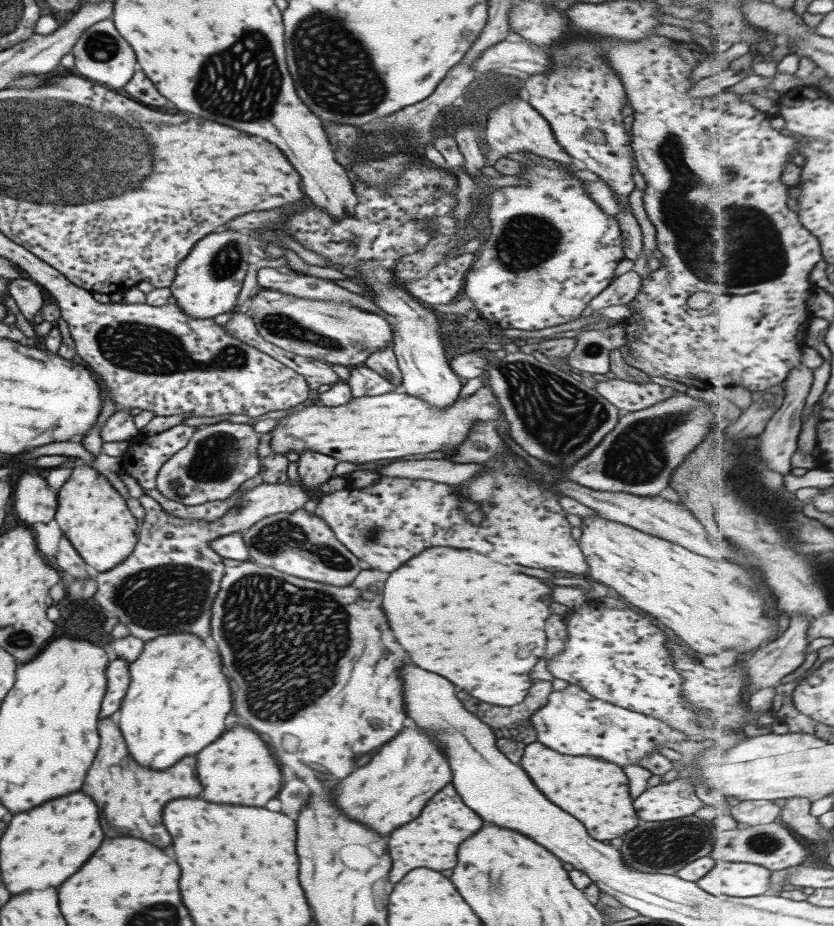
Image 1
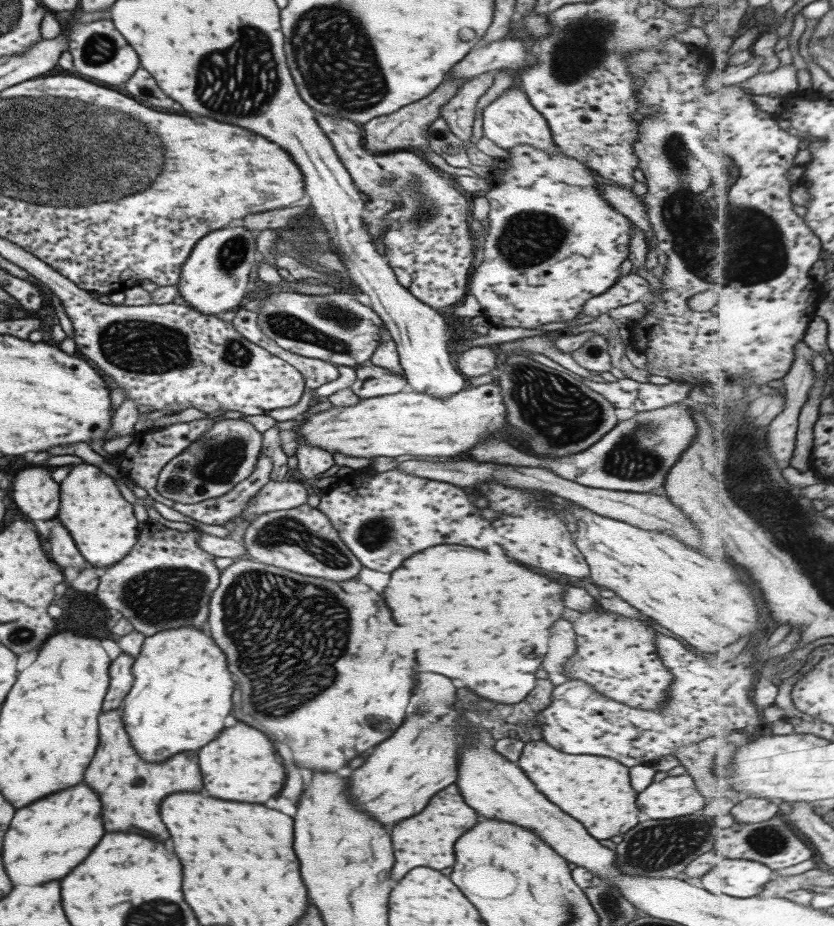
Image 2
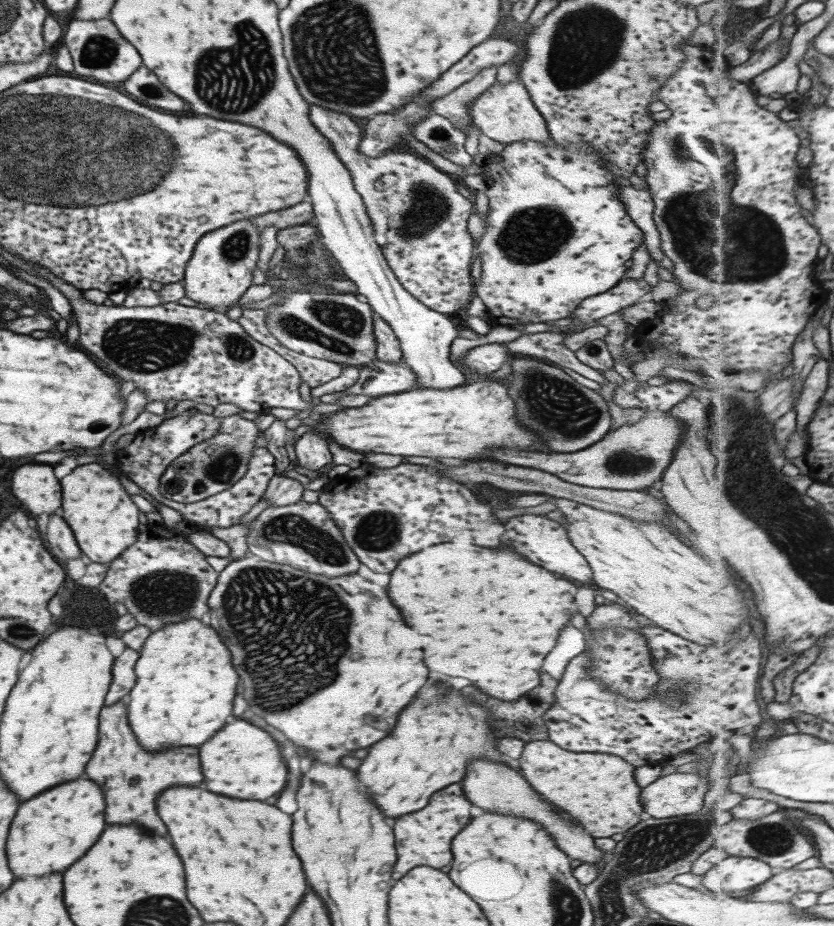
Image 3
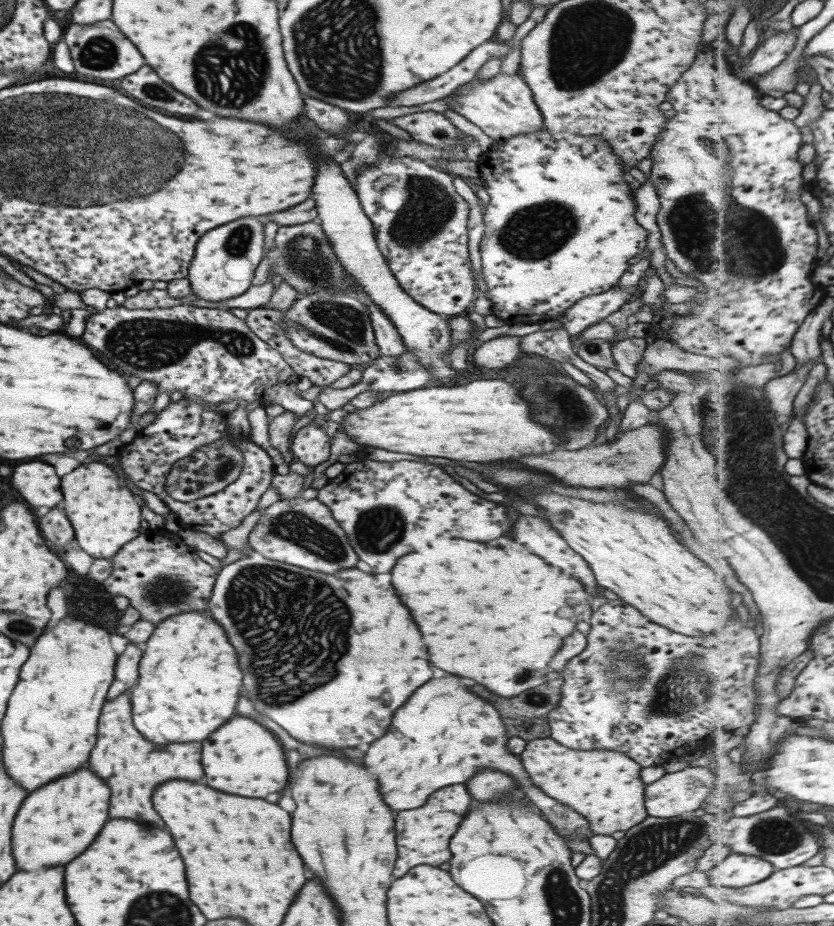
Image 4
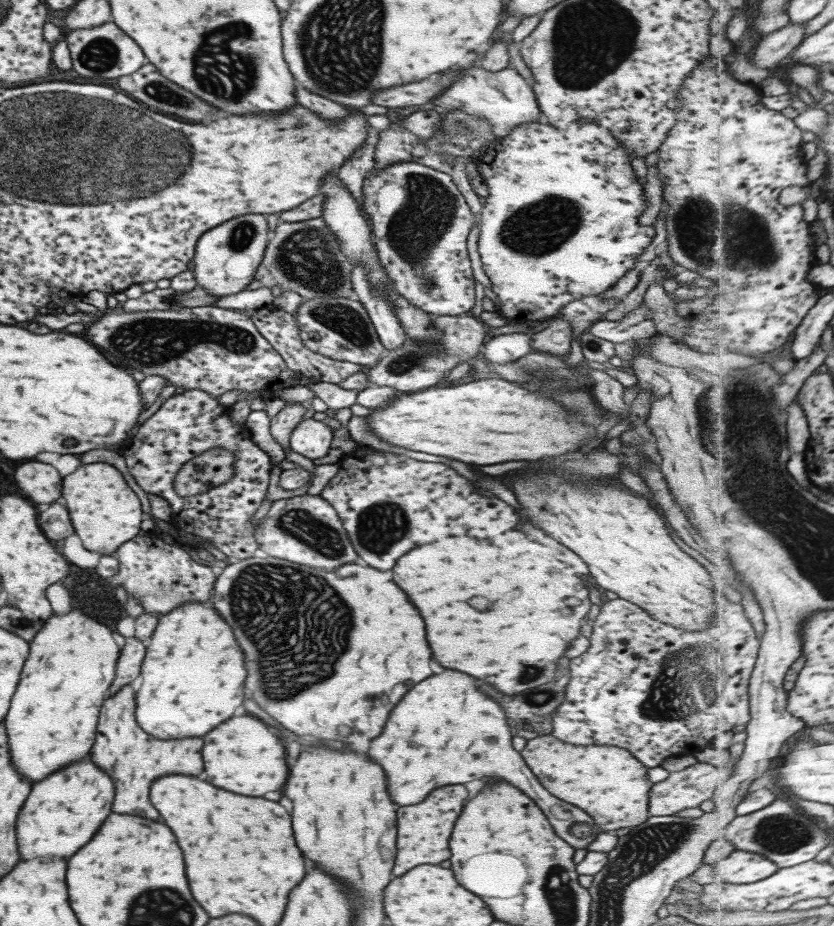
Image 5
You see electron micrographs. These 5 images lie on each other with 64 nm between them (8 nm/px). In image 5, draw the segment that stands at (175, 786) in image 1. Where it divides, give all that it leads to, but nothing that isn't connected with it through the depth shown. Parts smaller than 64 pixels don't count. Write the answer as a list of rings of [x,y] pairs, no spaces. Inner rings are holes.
[[[127,637],[119,650],[115,666],[114,679],[108,688],[107,698],[103,700],[98,714],[94,742],[91,745],[91,762],[111,776],[115,798],[111,802],[111,812],[143,816],[157,820],[159,814],[149,804],[147,796],[151,782],[167,774],[199,776],[201,774],[201,738],[183,738],[183,740],[157,740],[143,732],[135,722],[135,692],[129,684],[140,674],[140,665],[145,647],[137,638]]]

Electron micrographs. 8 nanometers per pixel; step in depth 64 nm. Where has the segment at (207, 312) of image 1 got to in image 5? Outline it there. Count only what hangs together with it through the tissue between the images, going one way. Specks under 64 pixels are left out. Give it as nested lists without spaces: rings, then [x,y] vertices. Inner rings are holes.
[[[245,214],[225,220],[223,224],[203,232],[195,243],[193,278],[209,296],[221,298],[241,292],[253,278],[255,269],[261,262],[269,232],[265,215]]]

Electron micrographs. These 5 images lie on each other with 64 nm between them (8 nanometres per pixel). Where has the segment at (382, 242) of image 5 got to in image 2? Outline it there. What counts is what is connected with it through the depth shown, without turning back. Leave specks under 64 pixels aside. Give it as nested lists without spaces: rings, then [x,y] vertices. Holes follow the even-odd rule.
[[[317,114],[317,124],[319,128],[325,132],[325,136],[329,138],[331,146],[335,151],[335,154],[338,156],[341,163],[347,170],[351,181],[357,187],[357,190],[364,196],[364,199],[377,199],[380,202],[383,202],[383,211],[387,215],[387,209],[394,207],[394,218],[389,224],[389,228],[385,230],[383,234],[383,243],[385,243],[385,257],[386,262],[391,267],[391,270],[396,276],[397,282],[406,288],[409,291],[409,294],[412,294],[419,302],[430,306],[432,309],[435,309],[439,312],[445,311],[448,312],[450,308],[462,302],[465,298],[467,292],[467,283],[469,278],[469,273],[471,272],[471,260],[473,260],[473,253],[471,252],[471,243],[473,238],[469,237],[469,230],[467,230],[466,218],[469,218],[467,214],[467,206],[469,203],[465,200],[461,194],[455,190],[452,186],[449,185],[447,177],[436,170],[430,164],[425,163],[419,156],[416,156],[414,153],[411,153],[408,150],[395,150],[394,152],[385,152],[385,154],[379,157],[378,155],[369,154],[367,151],[363,150],[361,144],[361,126],[357,125],[354,122],[349,120],[343,120],[343,118],[331,118],[331,116],[323,116],[323,114]]]

